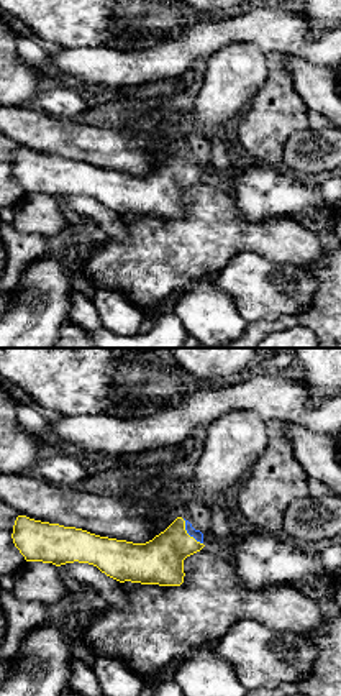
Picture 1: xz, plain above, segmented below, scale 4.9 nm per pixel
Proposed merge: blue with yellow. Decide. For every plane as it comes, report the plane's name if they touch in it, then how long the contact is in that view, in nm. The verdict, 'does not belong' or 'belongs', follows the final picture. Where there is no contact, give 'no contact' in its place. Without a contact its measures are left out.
contact in xz; length 160 nm

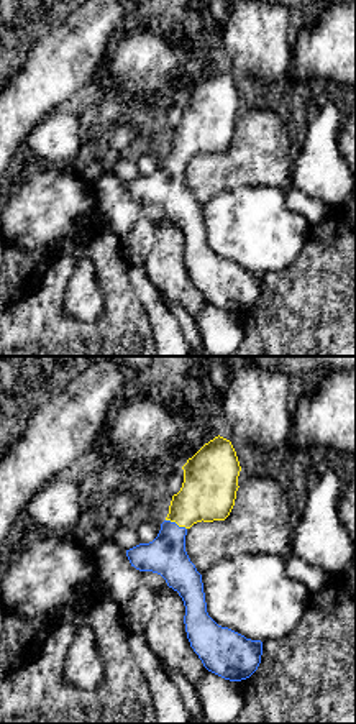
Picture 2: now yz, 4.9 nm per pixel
contact in yz; length 120 nm

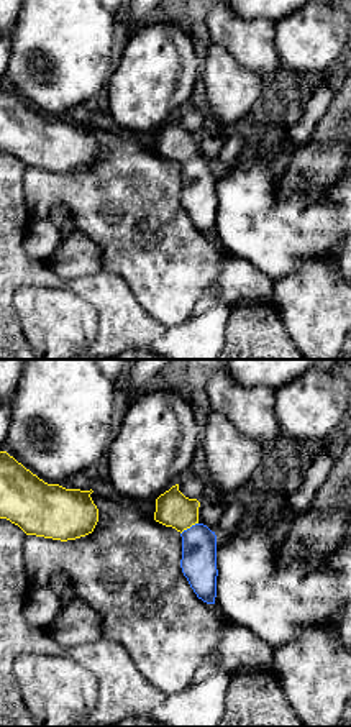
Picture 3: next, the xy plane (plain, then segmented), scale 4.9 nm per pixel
contact in xy; length 110 nm

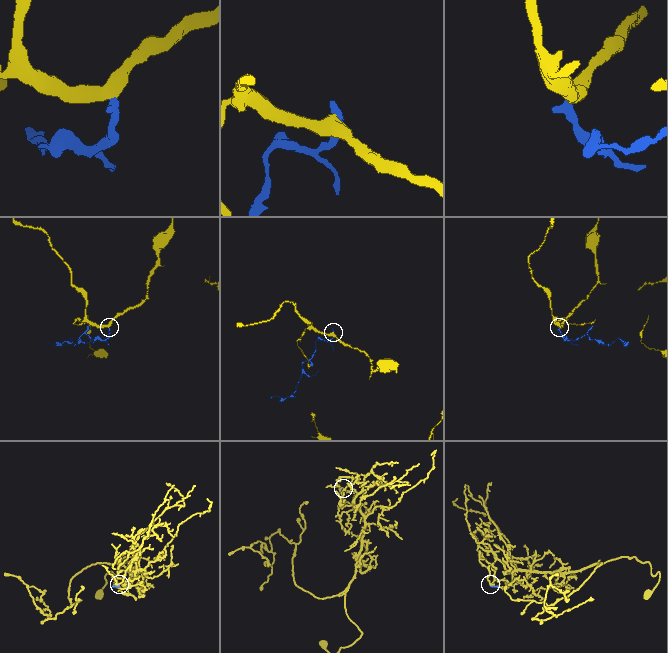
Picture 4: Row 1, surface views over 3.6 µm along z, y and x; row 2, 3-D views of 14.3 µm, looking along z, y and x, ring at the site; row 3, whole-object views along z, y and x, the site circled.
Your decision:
belongs

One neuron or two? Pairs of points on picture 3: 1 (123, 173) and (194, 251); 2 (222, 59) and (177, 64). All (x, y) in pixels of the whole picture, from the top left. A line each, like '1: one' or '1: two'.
1: one
2: two

